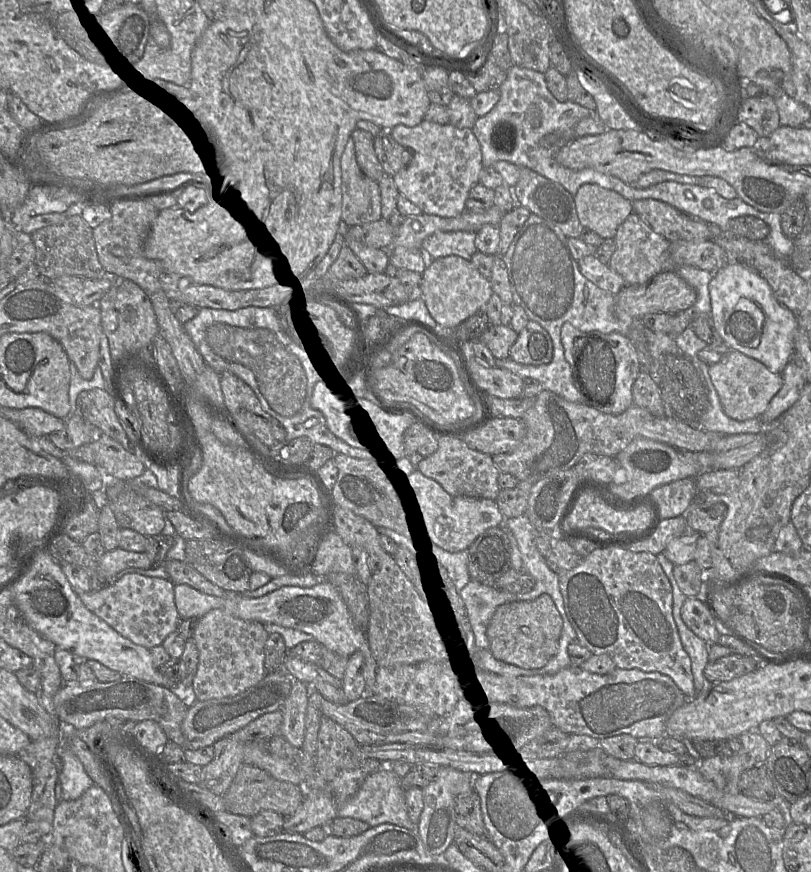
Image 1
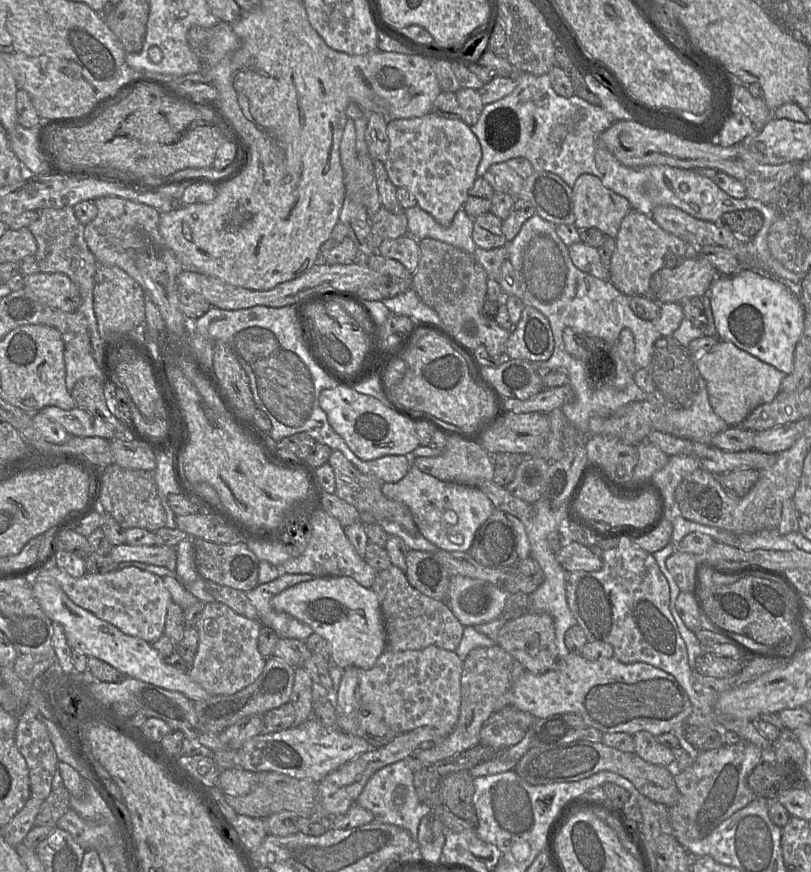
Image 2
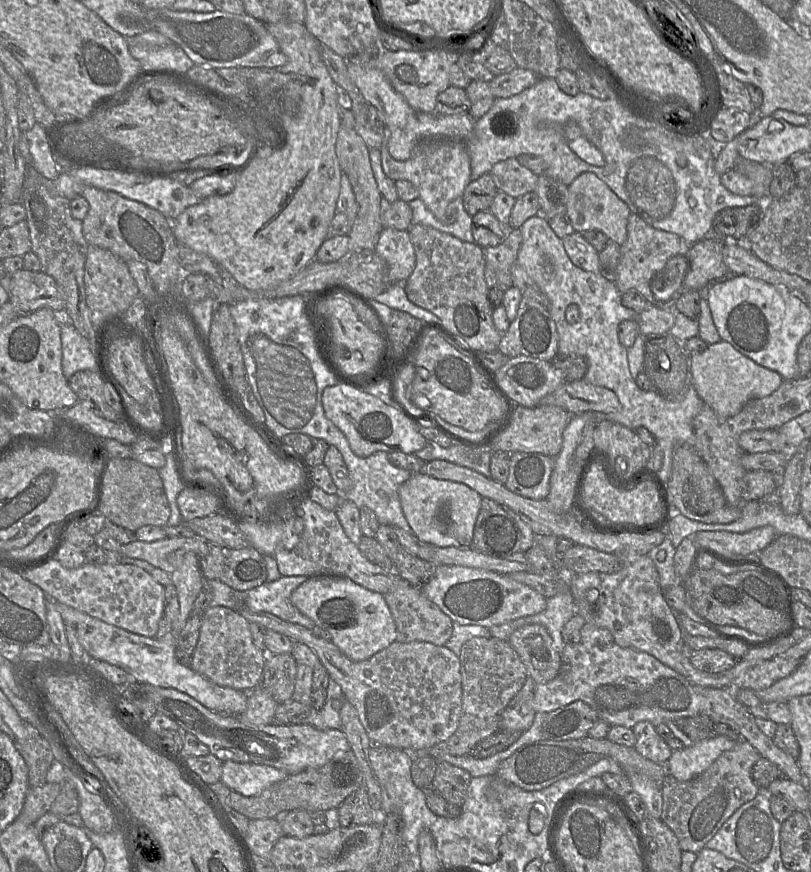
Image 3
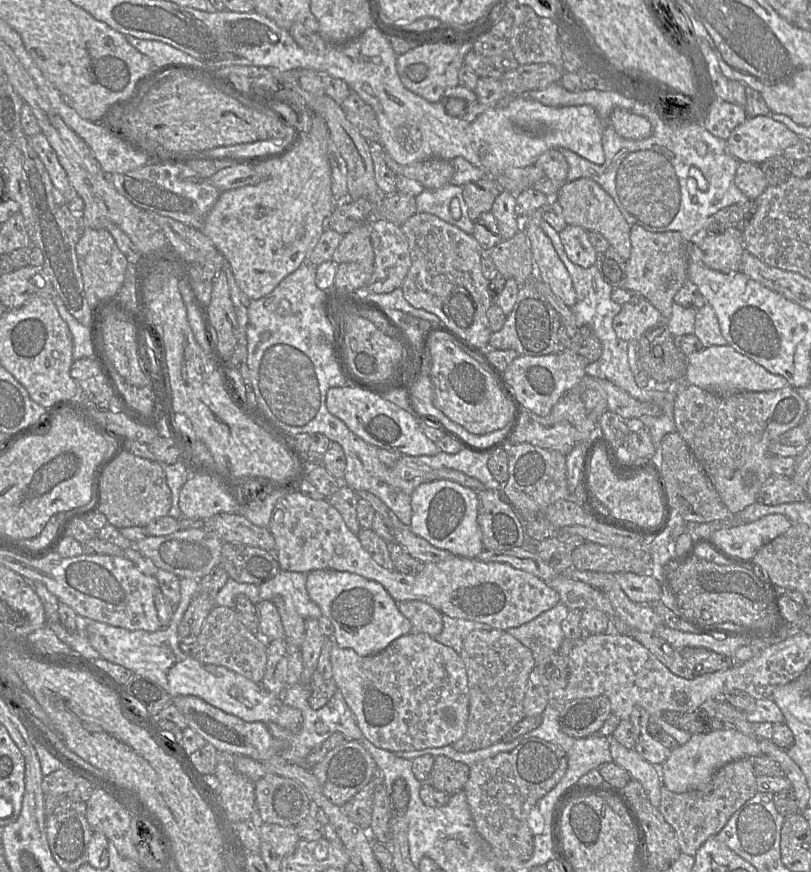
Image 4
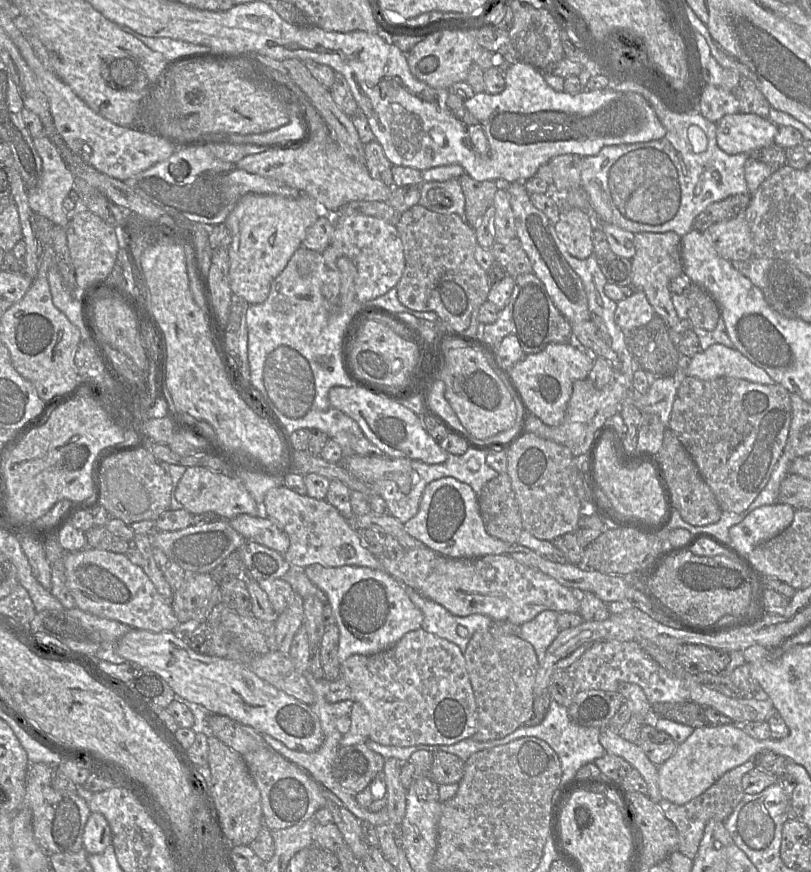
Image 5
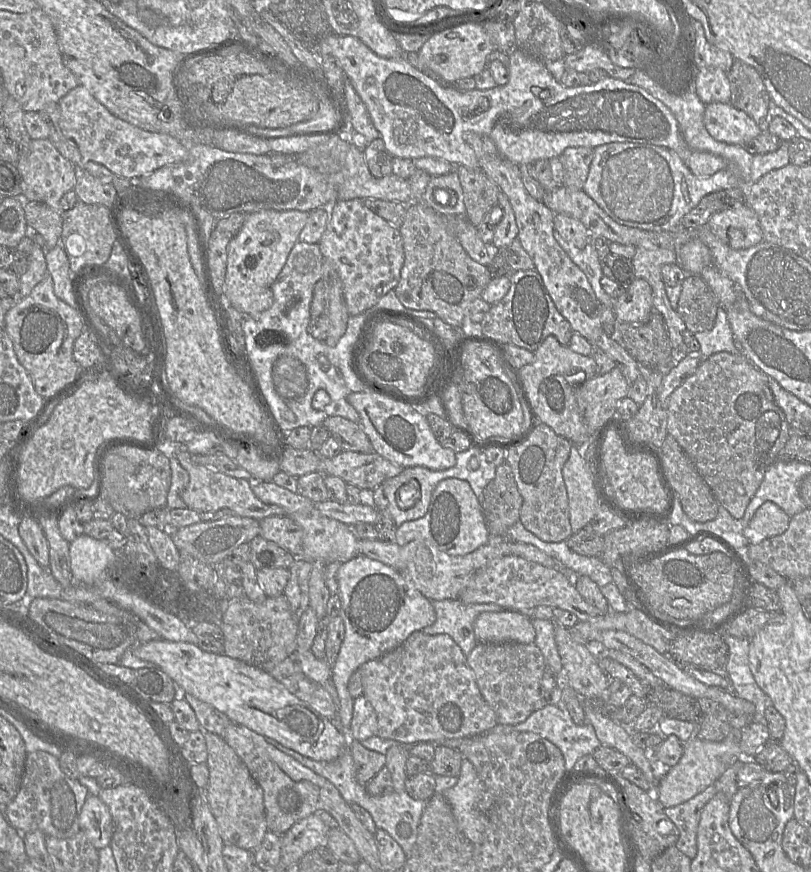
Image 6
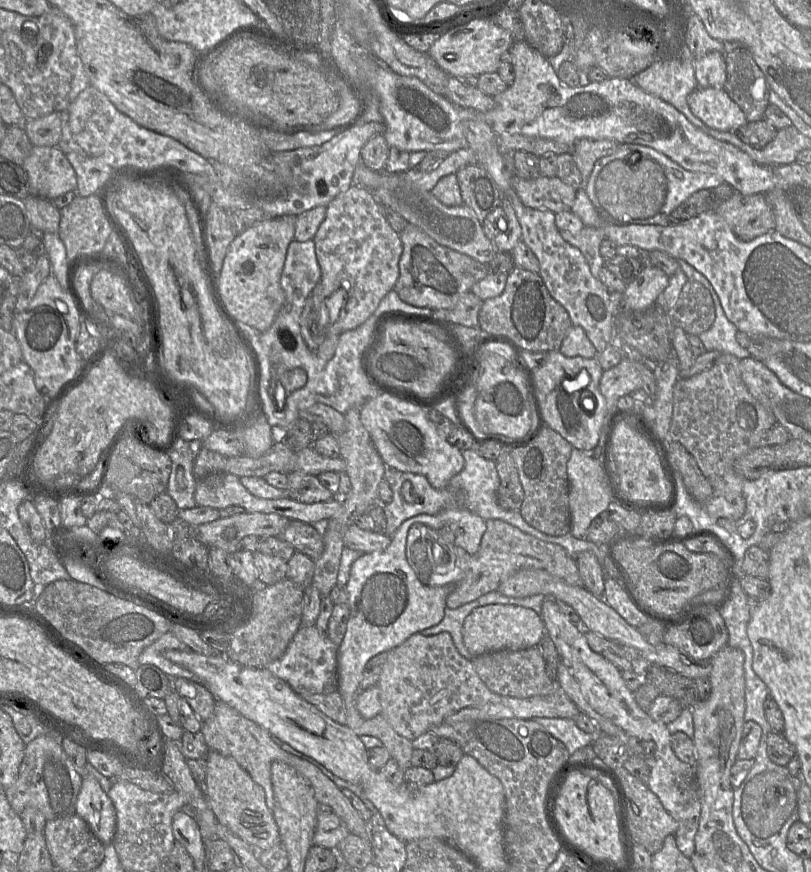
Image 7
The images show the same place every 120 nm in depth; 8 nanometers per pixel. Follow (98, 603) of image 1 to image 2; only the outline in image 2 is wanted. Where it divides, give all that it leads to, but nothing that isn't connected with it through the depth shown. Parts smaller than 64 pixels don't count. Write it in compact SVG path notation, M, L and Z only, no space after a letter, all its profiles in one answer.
M53 563L43 568L34 581L55 581L72 602L114 625L124 634L148 643L164 634L167 609L172 598L162 578L151 572L126 567L104 574L86 573L75 578Z

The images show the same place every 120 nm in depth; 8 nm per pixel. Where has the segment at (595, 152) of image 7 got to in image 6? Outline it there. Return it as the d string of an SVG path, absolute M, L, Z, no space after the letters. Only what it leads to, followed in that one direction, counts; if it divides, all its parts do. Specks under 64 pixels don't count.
M569 147L561 153L559 159L564 168L562 185L573 190L583 189L593 159L593 151L594 149L587 147Z

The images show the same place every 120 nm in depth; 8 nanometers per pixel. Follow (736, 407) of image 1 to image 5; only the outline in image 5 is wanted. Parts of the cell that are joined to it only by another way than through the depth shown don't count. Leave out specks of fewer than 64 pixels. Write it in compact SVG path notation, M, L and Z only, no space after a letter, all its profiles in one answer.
M714 344L689 359L687 376L705 381L731 377L764 385L775 383L765 370L737 349L722 344Z

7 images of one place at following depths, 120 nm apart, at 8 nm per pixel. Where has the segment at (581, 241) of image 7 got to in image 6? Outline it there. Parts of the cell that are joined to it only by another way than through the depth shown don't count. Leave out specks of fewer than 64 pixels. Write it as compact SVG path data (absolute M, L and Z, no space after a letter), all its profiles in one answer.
M555 229L553 235L570 259L584 272L597 299L605 307L613 307L614 299L601 286L600 280L604 275L600 259L591 241L585 247L578 248L565 241Z

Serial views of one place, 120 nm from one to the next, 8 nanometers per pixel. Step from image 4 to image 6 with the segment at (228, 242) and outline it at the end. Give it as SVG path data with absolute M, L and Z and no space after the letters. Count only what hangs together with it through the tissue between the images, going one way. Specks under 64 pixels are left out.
M260 210L247 214L239 233L230 240L224 280L226 303L245 315L269 309L274 296L272 286L283 269L290 251L306 225L309 212L299 210Z

